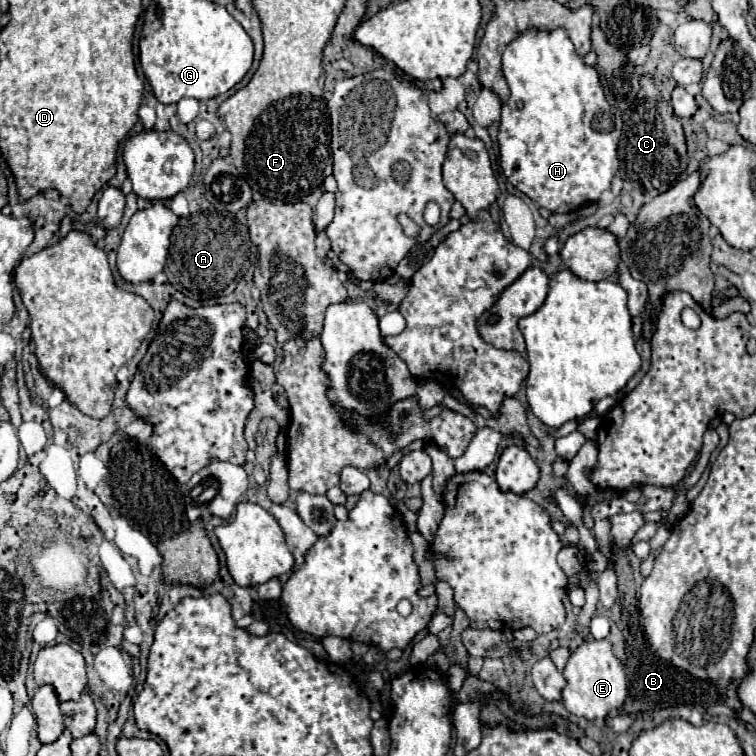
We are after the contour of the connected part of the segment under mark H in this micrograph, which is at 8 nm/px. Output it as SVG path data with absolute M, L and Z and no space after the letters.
M527 28L523 30L503 52L503 74L505 80L511 88L511 96L507 102L503 102L501 106L501 122L499 122L499 134L497 134L497 142L499 142L499 160L501 160L501 168L503 174L507 176L507 180L523 194L527 194L531 200L535 200L539 206L555 212L555 214L565 214L565 212L575 212L585 204L593 204L599 200L599 196L605 190L611 190L611 180L619 170L619 158L617 158L617 144L619 144L619 136L621 136L621 128L623 128L623 120L621 120L621 112L619 108L611 106L605 98L603 92L603 84L601 84L601 76L597 66L589 66L585 64L583 56L579 56L575 52L575 46L571 44L571 38L567 36L565 28L553 28L553 30L541 30L541 28Z

